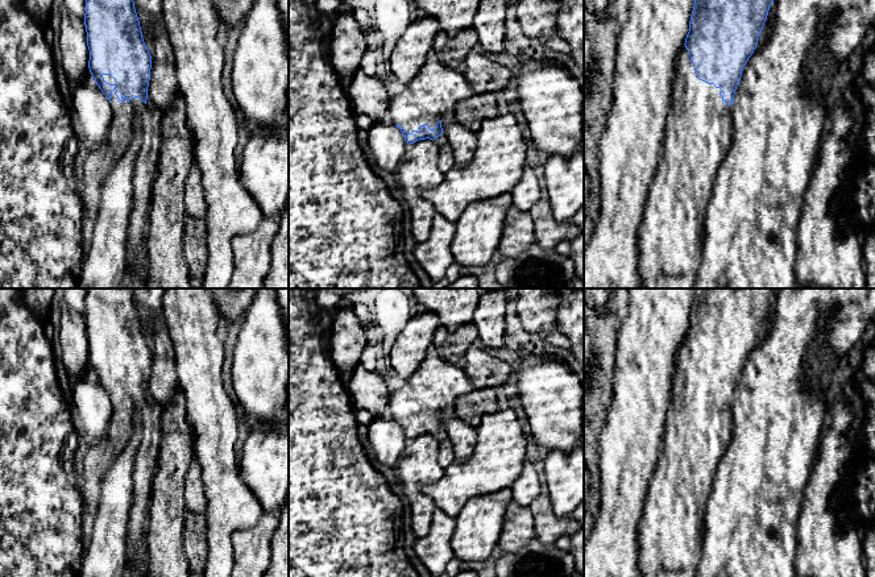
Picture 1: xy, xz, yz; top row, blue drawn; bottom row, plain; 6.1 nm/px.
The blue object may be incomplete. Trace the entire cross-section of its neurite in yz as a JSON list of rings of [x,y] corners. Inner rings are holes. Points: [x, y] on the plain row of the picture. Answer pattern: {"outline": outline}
{"outline": [[[696,288],[684,343],[677,350],[662,454],[639,523],[640,577],[697,577],[704,551],[706,502],[714,470],[730,441],[730,407],[742,366],[752,350],[776,288]]]}

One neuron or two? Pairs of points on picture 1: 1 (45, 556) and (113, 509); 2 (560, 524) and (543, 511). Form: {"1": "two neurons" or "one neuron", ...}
{"1": "two neurons", "2": "one neuron"}

